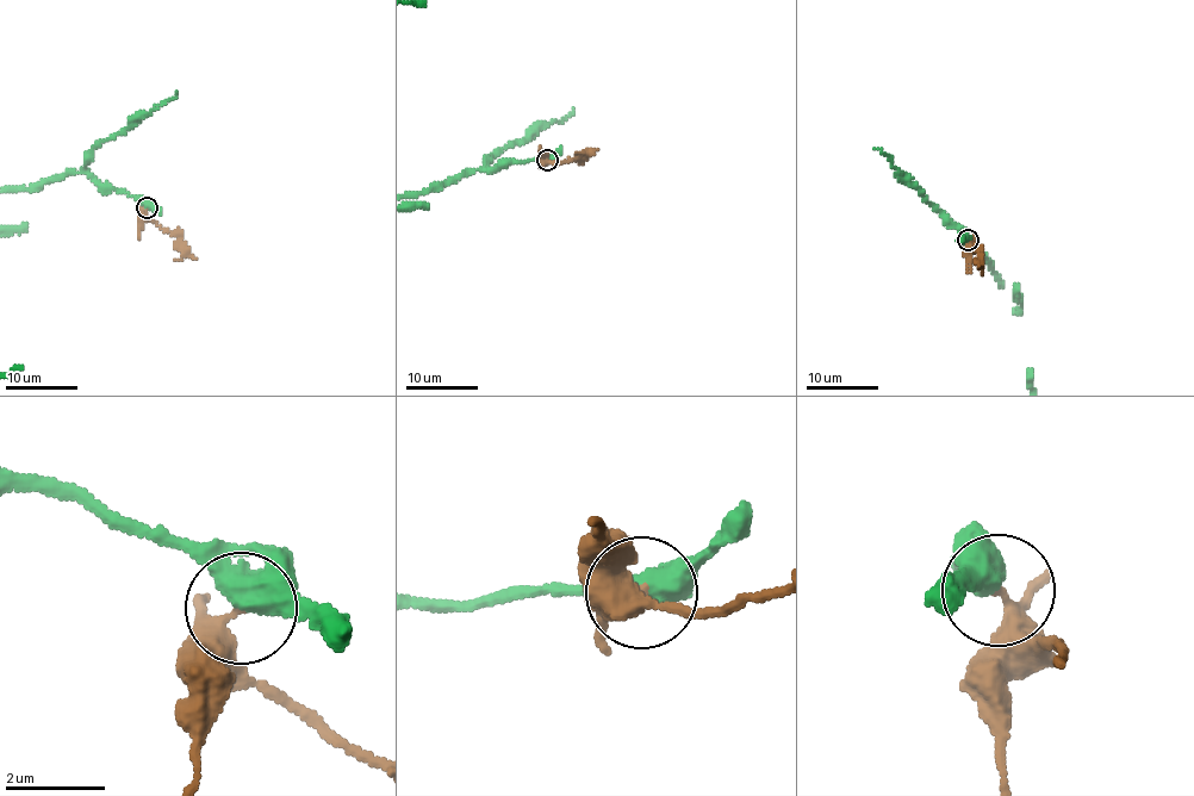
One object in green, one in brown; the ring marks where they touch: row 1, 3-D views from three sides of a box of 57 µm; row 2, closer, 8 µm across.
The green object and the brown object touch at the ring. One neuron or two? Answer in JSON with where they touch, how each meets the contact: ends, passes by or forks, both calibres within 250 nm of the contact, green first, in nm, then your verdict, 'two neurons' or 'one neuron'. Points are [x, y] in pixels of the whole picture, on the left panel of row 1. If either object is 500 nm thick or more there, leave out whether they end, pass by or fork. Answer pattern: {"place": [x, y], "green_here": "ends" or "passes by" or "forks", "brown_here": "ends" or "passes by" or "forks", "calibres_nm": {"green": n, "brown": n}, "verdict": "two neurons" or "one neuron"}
{"place": [147, 207], "calibres_nm": {"green": 500, "brown": 240}, "verdict": "two neurons"}

